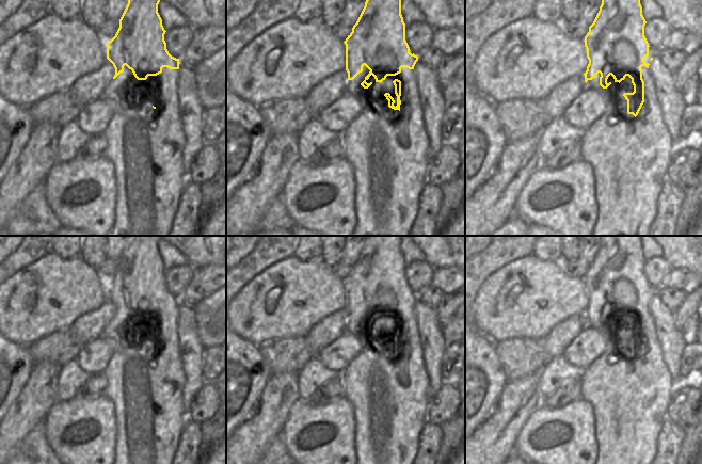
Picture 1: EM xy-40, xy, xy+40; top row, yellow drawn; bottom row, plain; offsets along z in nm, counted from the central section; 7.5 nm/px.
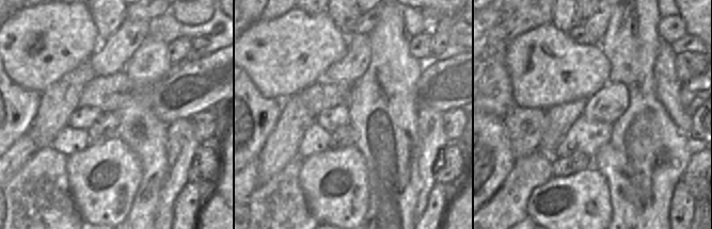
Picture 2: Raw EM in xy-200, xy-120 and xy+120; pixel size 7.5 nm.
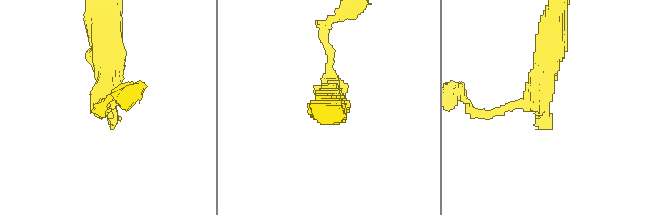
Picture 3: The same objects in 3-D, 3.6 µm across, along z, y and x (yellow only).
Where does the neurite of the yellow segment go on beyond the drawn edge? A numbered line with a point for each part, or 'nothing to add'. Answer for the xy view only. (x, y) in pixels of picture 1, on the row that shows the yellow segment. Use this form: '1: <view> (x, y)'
1: xy (386, 148)

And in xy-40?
1: xy-40 (145, 145)

